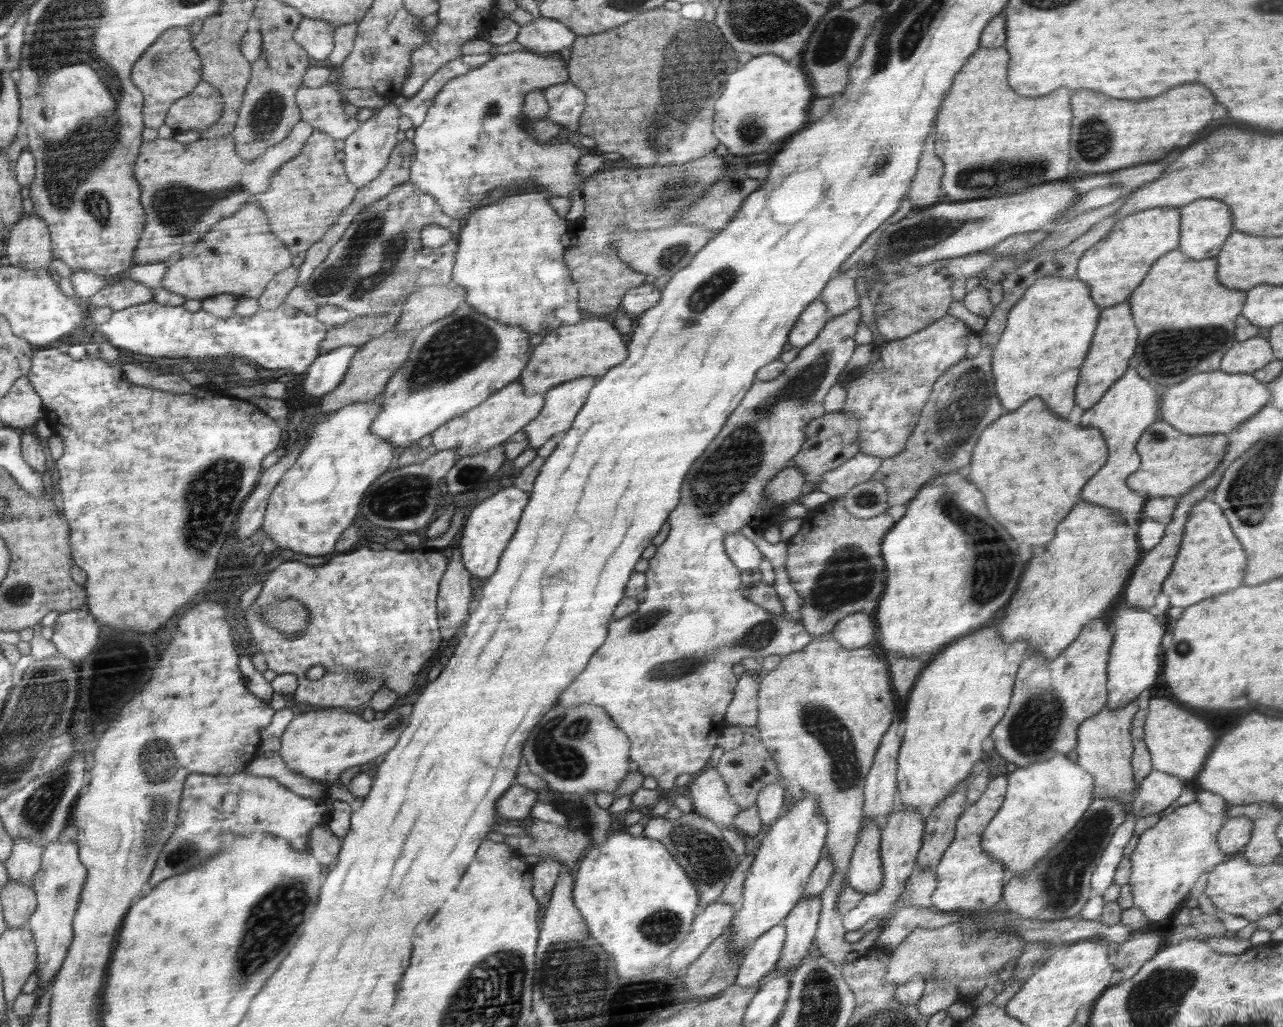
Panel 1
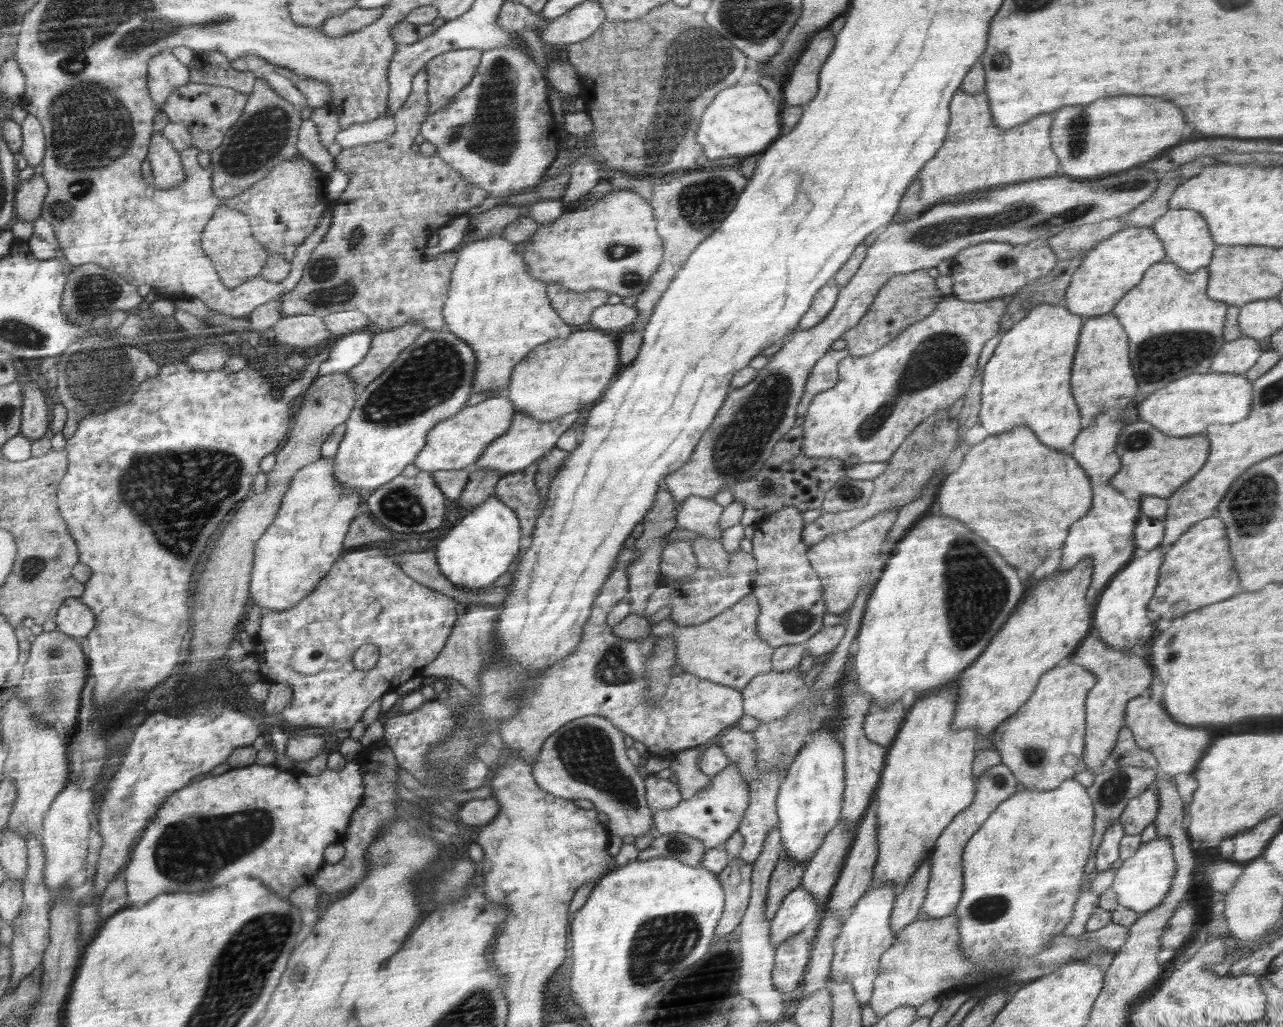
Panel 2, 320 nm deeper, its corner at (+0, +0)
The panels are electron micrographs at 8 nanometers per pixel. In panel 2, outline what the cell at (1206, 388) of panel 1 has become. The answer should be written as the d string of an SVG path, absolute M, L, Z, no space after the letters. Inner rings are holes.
M1210 371L1198 376L1184 376L1152 392L1138 409L1140 418L1162 430L1164 434L1176 437L1187 437L1200 434L1210 424L1234 424L1244 420L1251 409L1252 383L1243 375L1225 374Z

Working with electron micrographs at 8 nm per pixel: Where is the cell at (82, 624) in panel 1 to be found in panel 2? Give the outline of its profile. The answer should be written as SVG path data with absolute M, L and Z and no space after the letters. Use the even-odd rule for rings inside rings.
M68 597L53 620L57 624L56 629L77 639L88 636L98 622L92 609L76 597Z

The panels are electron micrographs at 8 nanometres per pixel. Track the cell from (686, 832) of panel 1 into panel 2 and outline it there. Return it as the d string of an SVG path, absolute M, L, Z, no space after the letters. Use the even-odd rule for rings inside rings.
M675 832L674 834L657 834L652 844L638 853L638 861L668 858L678 860L692 867L703 863L704 844L695 836L686 836Z

